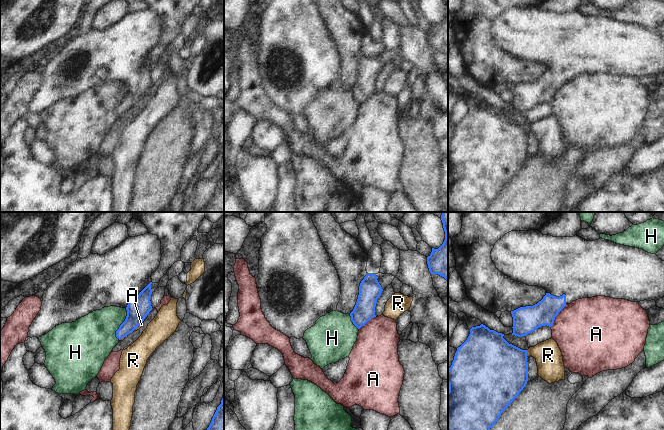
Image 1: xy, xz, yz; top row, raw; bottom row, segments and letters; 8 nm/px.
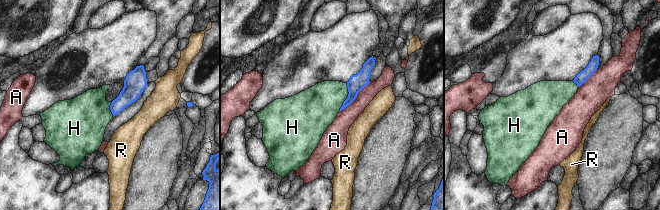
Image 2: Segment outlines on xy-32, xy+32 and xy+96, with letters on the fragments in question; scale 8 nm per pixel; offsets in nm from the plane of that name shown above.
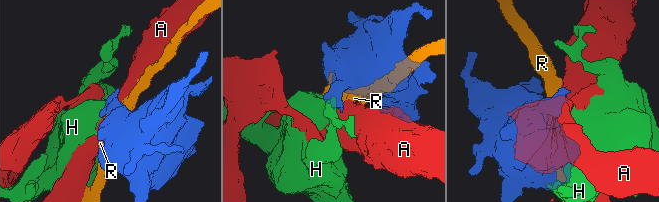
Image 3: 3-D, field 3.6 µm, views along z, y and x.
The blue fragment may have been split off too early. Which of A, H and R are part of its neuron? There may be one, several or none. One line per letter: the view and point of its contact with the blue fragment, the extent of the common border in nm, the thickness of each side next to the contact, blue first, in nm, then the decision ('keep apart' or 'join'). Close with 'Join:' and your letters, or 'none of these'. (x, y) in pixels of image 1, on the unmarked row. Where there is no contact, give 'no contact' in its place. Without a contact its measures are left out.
A: meets blue in yz at (557, 90); contact 220 nm long; 220 nm thick on the blue side, 480 nm on the other; keep apart
H: meets blue in xy at (121, 100); contact 260 nm long; 180 nm thick on the blue side, 360 nm on the other; keep apart
R: meets blue in yz at (526, 130); contact 60 nm long; 440 nm thick on the blue side, 220 nm on the other; keep apart
Join: none of these

